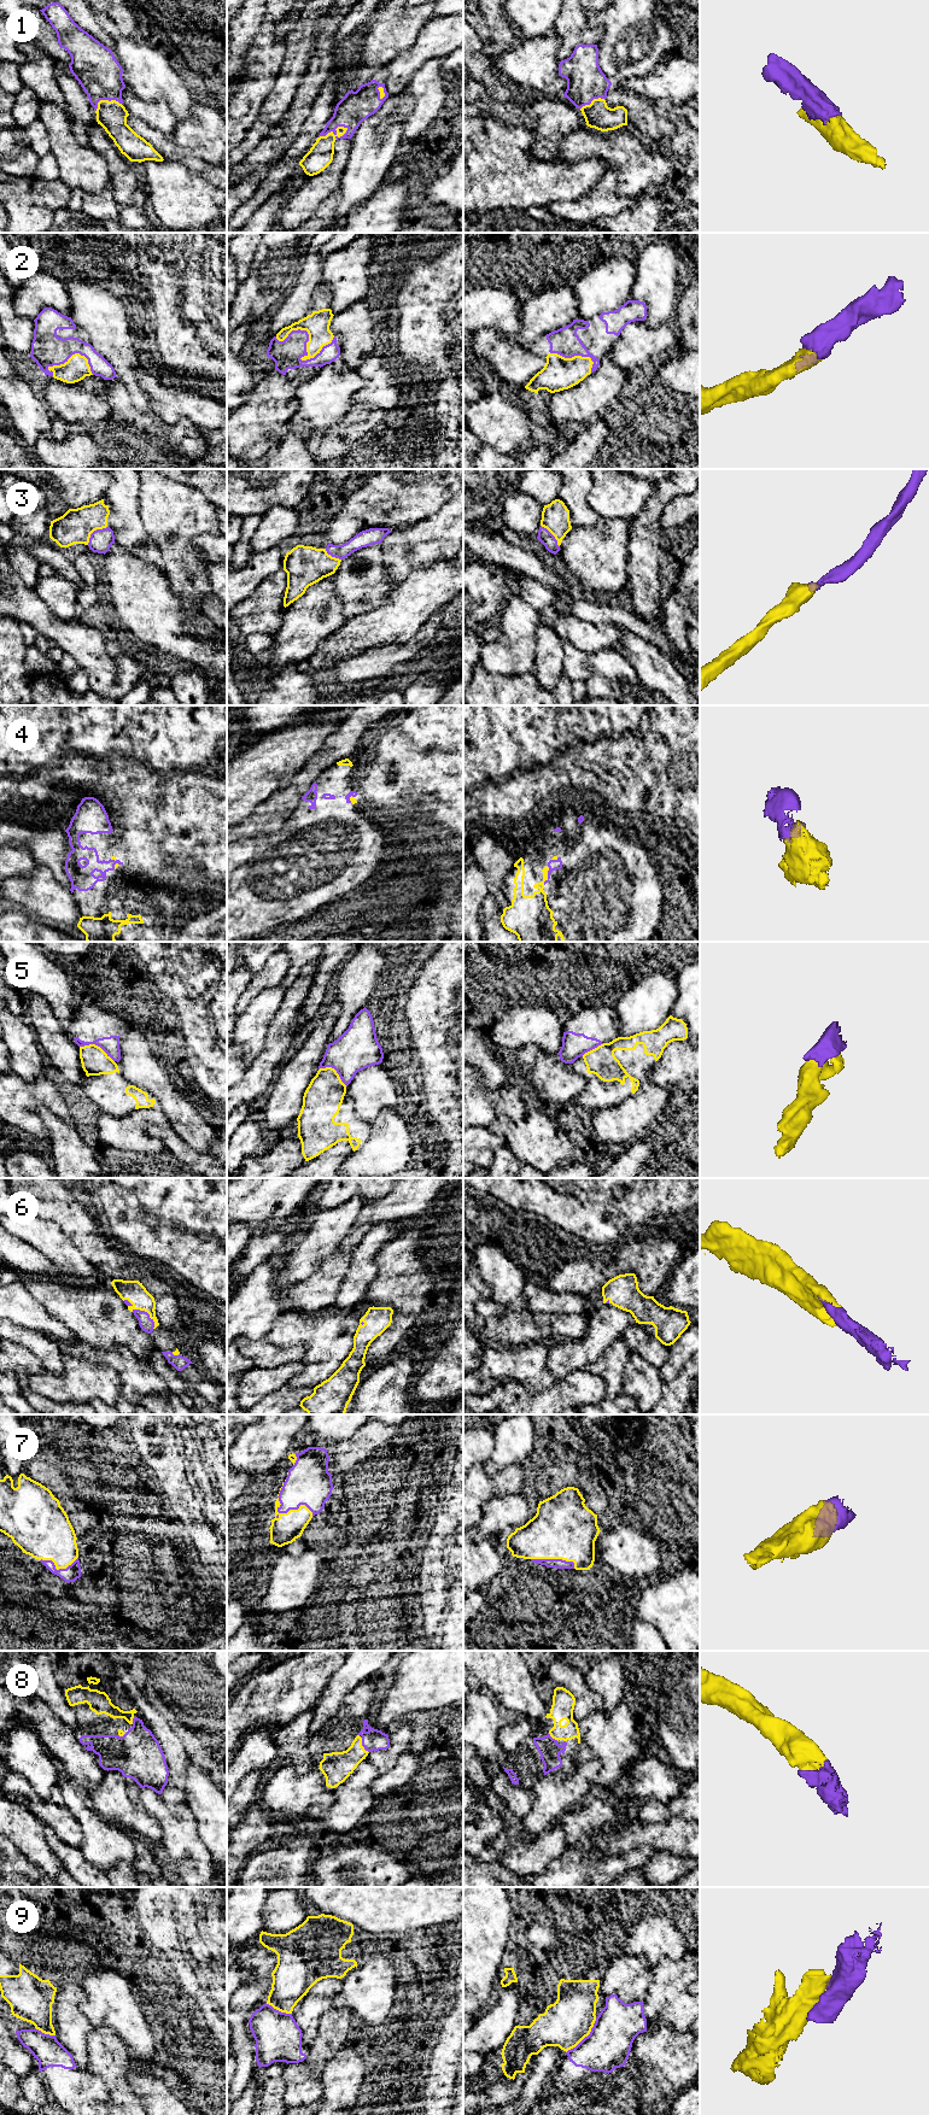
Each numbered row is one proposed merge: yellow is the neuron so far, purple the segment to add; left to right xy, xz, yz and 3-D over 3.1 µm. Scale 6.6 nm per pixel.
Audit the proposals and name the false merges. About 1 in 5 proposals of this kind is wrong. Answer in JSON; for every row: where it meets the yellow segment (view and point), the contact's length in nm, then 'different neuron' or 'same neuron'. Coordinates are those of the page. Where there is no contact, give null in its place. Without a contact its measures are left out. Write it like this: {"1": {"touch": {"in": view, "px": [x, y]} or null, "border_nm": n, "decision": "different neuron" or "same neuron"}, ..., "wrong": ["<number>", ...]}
{"1": {"touch": {"in": "xz", "px": [333, 134]}, "border_nm": 220, "decision": "same neuron"}, "2": {"touch": {"in": "xz", "px": [307, 347]}, "border_nm": 400, "decision": "same neuron"}, "3": {"touch": {"in": "xy", "px": [93, 531]}, "border_nm": 180, "decision": "same neuron"}, "4": {"touch": {"in": "yz", "px": [547, 876]}, "border_nm": 130, "decision": "same neuron"}, "5": {"touch": {"in": "xy", "px": [97, 1046]}, "border_nm": 260, "decision": "different neuron"}, "6": {"touch": {"in": "xy", "px": [147, 1312]}, "border_nm": 200, "decision": "same neuron"}, "7": {"touch": {"in": "xz", "px": [282, 1513]}, "border_nm": 300, "decision": "same neuron"}, "8": {"touch": {"in": "xz", "px": [361, 1745]}, "border_nm": 120, "decision": "same neuron"}, "9": {"touch": {"in": "yz", "px": [582, 2039]}, "border_nm": 260, "decision": "different neuron"}, "wrong": ["5", "9"]}

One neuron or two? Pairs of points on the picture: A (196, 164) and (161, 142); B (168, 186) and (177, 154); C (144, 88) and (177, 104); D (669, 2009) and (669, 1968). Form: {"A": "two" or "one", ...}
{"A": "one", "B": "two", "C": "one", "D": "one"}

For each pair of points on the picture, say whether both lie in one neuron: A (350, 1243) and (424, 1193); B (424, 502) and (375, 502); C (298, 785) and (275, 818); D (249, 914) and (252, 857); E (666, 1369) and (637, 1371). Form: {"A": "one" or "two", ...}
{"A": "one", "B": "one", "C": "one", "D": "one", "E": "two"}

